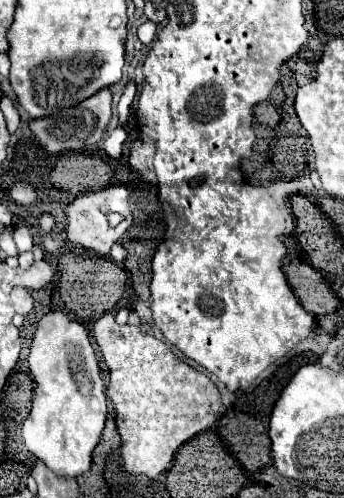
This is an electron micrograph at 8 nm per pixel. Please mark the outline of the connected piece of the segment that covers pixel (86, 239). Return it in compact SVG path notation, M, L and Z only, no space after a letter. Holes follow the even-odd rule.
M113 186L113 188L103 188L97 192L87 192L75 198L67 206L67 238L71 242L77 242L85 248L95 250L101 256L107 256L111 252L111 246L125 234L125 230L131 226L131 210L127 204L127 190L125 186ZM115 188L115 190L113 190ZM107 212L119 212L123 216L123 222L119 226L109 226L107 222Z

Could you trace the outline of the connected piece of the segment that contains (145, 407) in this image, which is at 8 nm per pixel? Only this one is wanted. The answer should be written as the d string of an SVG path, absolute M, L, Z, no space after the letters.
M107 312L105 316L101 316L95 322L93 336L103 352L103 360L109 366L109 374L111 374L111 384L109 384L107 392L109 392L109 396L115 404L115 412L117 412L115 424L117 424L117 432L121 436L123 466L129 474L145 474L145 476L157 480L157 476L171 466L171 460L181 444L191 440L195 434L209 430L219 420L219 408L221 408L219 390L209 376L191 368L189 364L185 364L171 350L169 344L165 344L163 340L159 340L155 336L139 332L137 326L117 324L113 312Z

